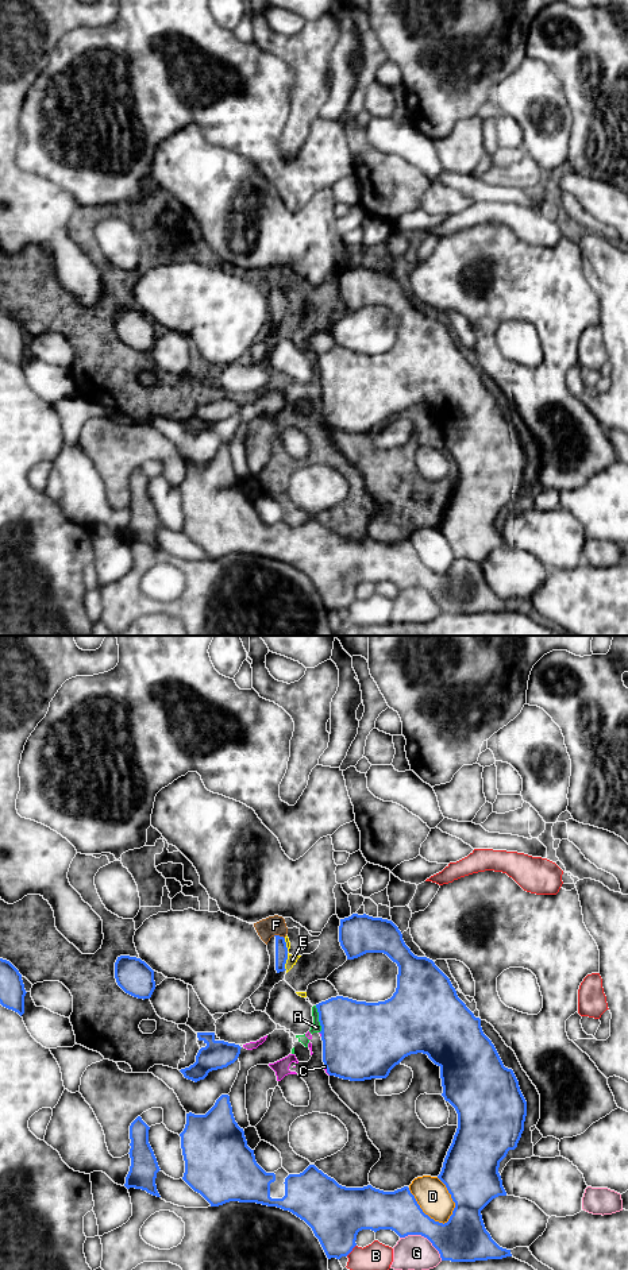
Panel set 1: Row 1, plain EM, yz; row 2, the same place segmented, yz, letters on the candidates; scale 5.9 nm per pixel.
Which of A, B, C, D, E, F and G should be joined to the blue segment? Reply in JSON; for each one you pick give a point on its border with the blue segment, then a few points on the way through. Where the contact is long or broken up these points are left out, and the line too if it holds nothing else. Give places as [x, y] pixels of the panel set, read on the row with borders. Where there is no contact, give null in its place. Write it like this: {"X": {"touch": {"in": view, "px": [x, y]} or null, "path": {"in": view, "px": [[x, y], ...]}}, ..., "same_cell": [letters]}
{"same_cell": []}

